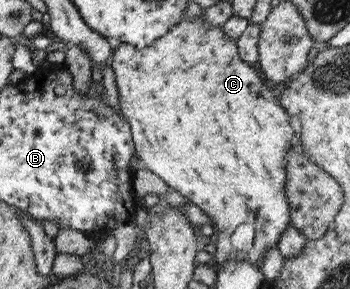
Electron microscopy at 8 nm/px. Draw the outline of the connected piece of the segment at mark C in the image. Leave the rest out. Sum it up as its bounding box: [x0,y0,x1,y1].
[111,17,293,272]

